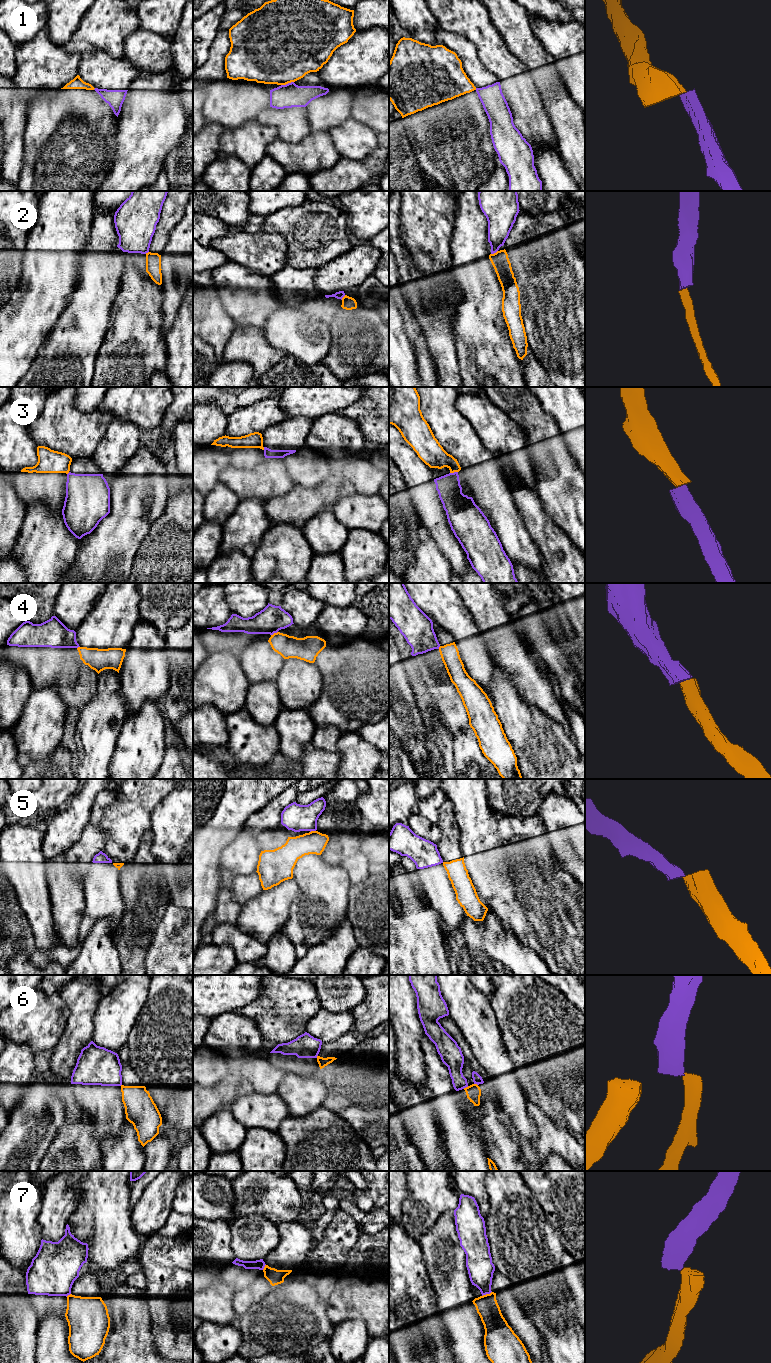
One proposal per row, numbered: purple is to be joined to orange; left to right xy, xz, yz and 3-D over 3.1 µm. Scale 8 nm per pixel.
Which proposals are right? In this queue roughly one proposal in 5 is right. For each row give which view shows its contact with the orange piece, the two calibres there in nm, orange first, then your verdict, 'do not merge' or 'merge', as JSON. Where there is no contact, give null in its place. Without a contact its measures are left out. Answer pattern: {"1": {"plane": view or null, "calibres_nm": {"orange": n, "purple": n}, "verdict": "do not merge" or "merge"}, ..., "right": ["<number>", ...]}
{"1": {"plane": "xz", "calibres_nm": {"orange": 500, "purple": 190}, "verdict": "do not merge"}, "2": {"plane": "yz", "calibres_nm": {"orange": 140, "purple": 200}, "verdict": "do not merge"}, "3": {"plane": "yz", "calibres_nm": {"orange": 200, "purple": 200}, "verdict": "do not merge"}, "4": {"plane": "xz", "calibres_nm": {"orange": 180, "purple": 220}, "verdict": "do not merge"}, "5": {"plane": "xz", "calibres_nm": {"orange": 190, "purple": 220}, "verdict": "do not merge"}, "6": {"plane": "yz", "calibres_nm": {"orange": 120, "purple": 160}, "verdict": "do not merge"}, "7": {"plane": "yz", "calibres_nm": {"orange": 180, "purple": 220}, "verdict": "do not merge"}, "right": []}

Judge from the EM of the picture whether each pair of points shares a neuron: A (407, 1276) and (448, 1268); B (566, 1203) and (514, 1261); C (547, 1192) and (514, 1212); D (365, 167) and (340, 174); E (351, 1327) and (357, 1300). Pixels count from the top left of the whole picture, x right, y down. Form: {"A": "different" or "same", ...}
{"A": "different", "B": "different", "C": "different", "D": "same", "E": "different"}

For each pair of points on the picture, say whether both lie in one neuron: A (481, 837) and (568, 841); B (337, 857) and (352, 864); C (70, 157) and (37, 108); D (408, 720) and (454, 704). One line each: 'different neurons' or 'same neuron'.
A: different neurons
B: different neurons
C: same neuron
D: different neurons

